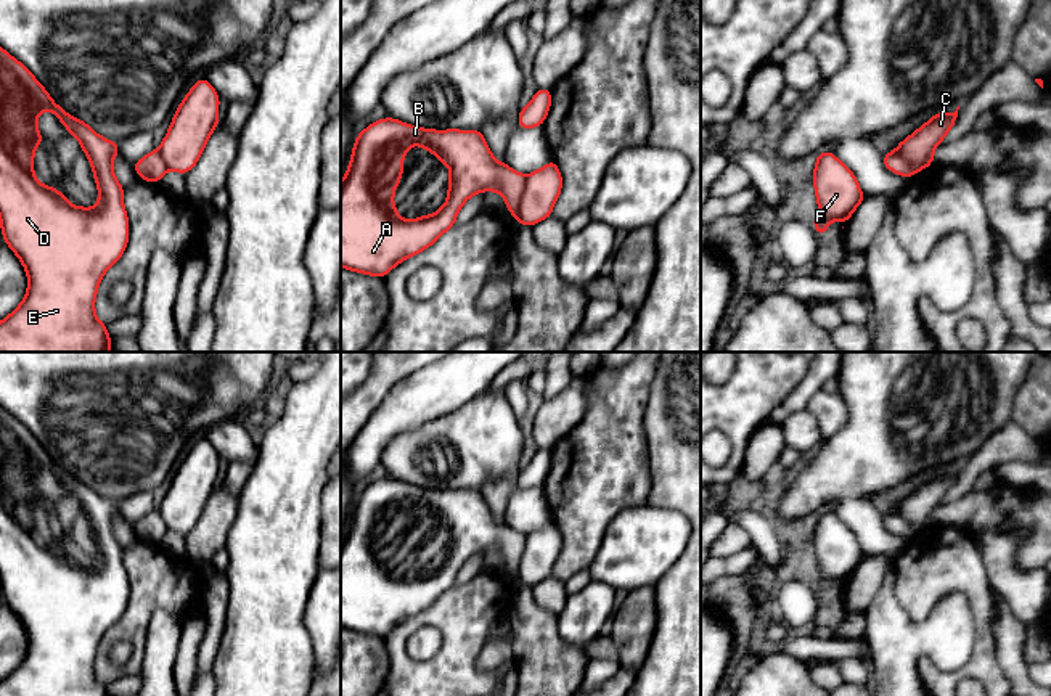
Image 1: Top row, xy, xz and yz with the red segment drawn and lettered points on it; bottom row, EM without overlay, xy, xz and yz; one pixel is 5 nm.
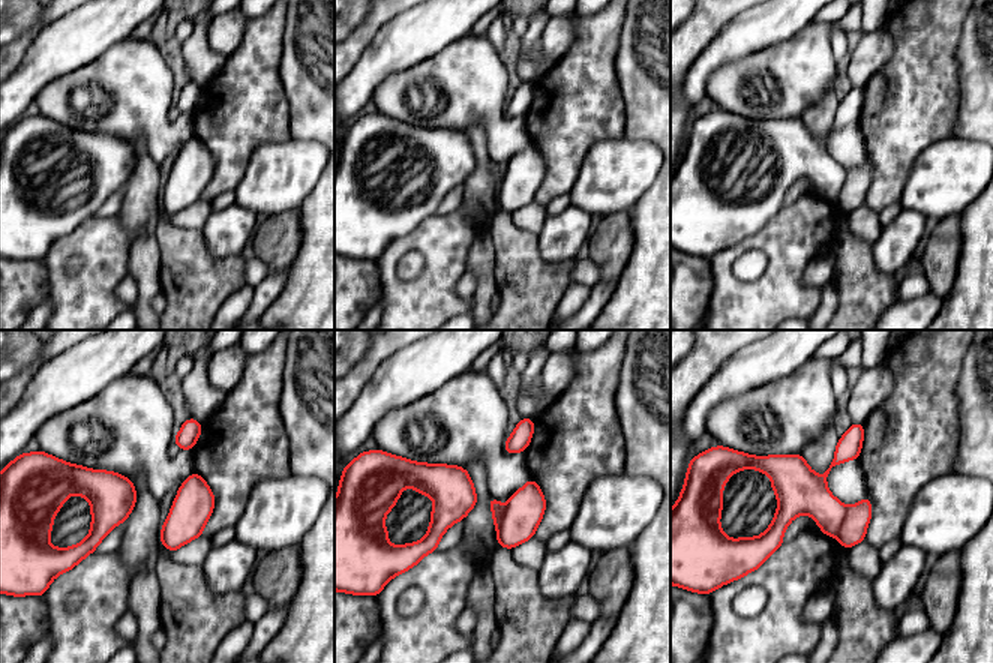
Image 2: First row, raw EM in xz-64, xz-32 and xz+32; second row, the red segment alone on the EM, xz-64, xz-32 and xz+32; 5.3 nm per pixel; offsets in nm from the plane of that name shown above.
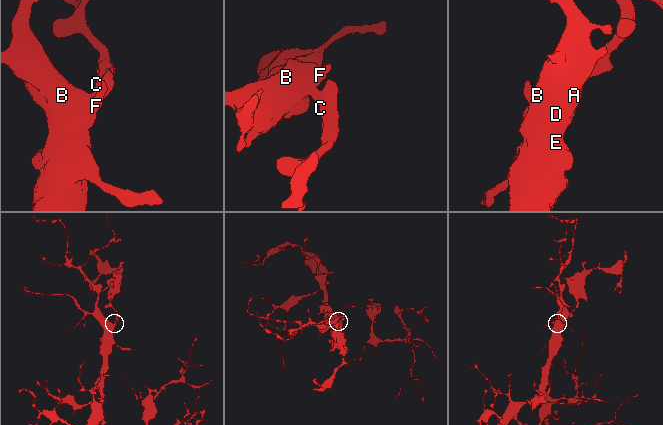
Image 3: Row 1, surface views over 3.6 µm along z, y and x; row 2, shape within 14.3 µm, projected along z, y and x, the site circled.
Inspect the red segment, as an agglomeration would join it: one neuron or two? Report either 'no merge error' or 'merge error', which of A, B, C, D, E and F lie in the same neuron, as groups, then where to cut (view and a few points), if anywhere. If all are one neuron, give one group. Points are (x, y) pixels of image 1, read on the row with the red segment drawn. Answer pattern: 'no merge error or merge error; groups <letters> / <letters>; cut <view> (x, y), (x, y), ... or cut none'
merge error; groups A B D E F / C; cut xz (527, 176), (515, 216)

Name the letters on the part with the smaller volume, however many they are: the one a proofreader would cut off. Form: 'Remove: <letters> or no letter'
Remove: C

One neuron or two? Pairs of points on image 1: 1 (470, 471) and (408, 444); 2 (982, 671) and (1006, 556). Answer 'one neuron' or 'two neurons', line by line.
1: one neuron
2: two neurons

